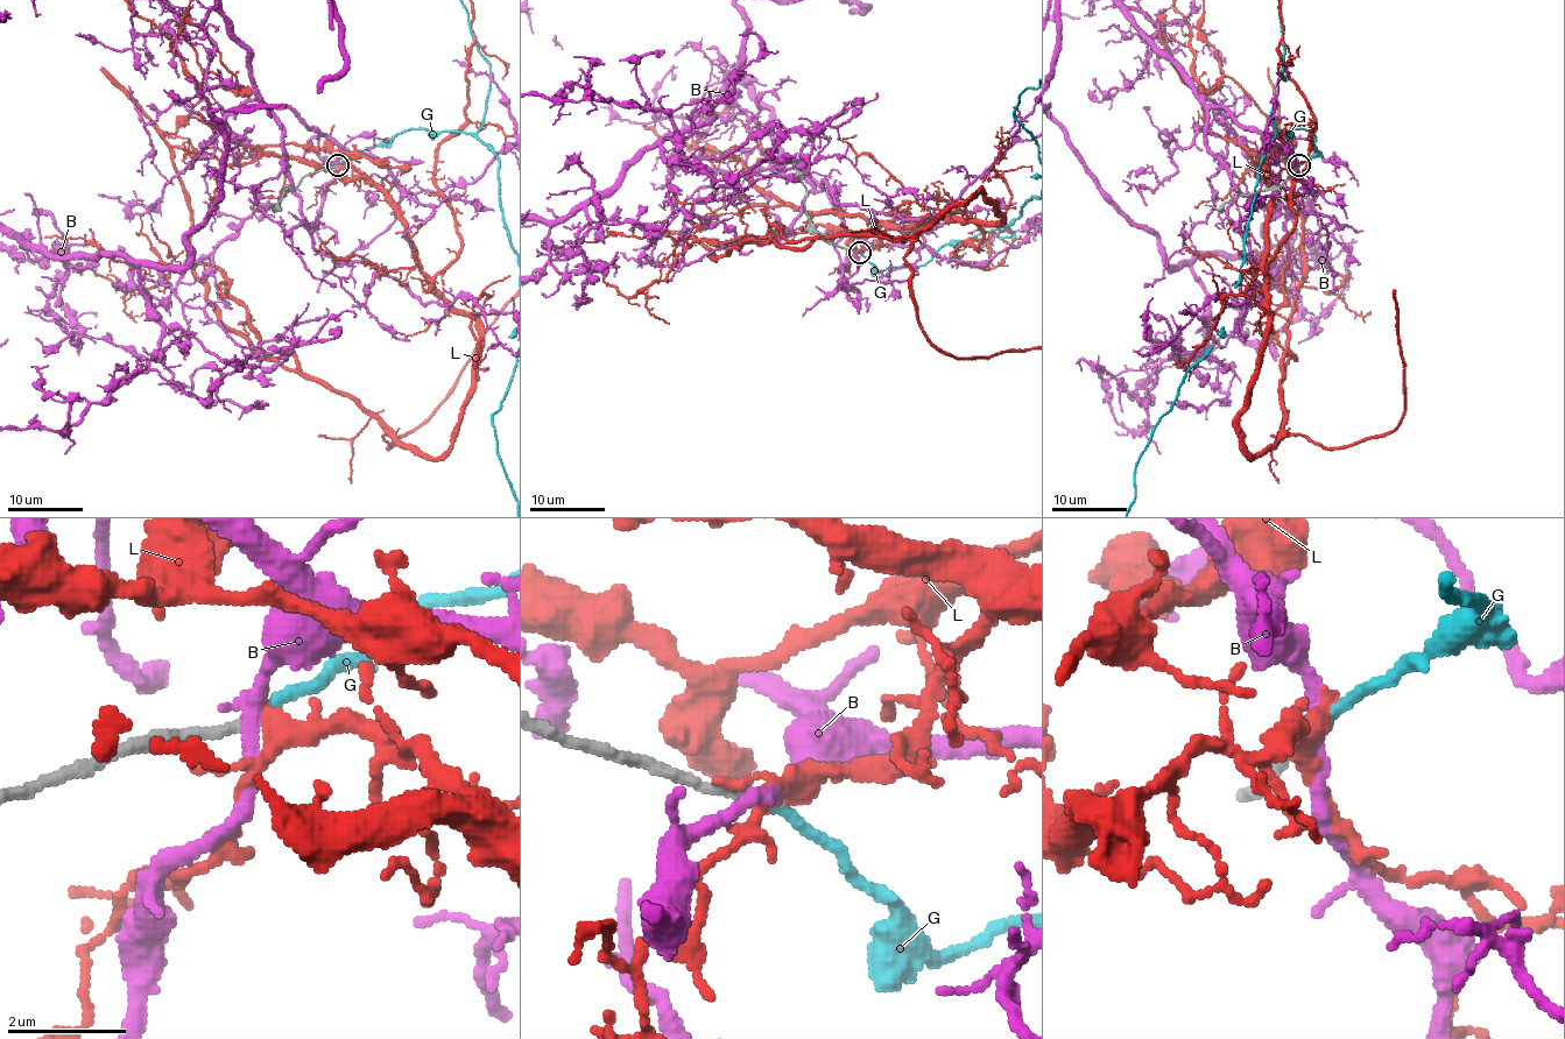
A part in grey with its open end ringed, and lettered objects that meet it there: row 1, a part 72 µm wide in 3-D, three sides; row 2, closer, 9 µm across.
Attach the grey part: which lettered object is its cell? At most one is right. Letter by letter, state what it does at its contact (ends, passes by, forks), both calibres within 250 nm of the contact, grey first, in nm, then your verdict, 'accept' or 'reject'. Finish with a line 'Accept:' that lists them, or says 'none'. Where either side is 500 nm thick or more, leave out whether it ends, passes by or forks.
B: it passes by; calibres 190 and 280 nm; reject
G: it ends; calibres 180 and 160 nm; accept
L: it forks; calibres 170 and 260 nm; reject
Accept: G

